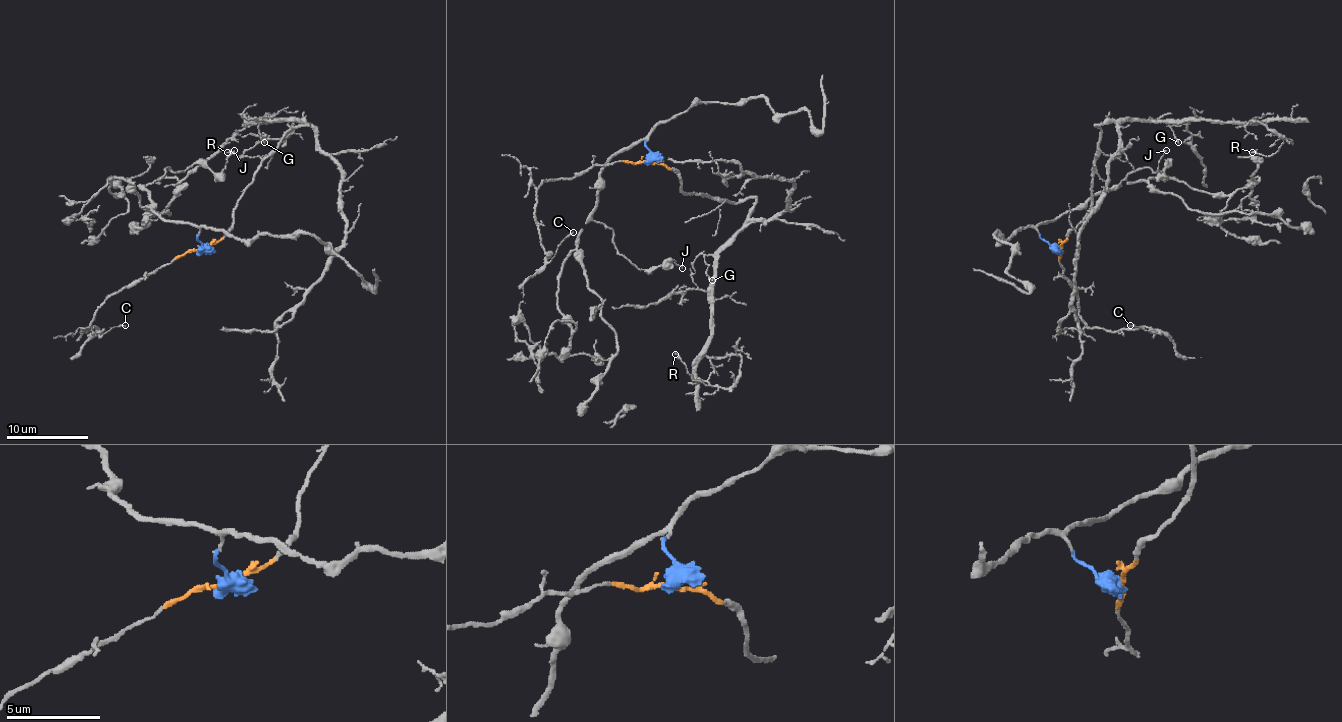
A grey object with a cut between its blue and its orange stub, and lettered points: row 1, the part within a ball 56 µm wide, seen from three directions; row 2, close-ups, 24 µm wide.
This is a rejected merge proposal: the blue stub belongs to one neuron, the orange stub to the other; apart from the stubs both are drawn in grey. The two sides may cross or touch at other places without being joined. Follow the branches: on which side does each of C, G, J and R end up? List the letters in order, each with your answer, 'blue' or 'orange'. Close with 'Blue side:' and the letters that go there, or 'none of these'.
C: orange
G: orange
J: blue
R: orange
Blue side: J

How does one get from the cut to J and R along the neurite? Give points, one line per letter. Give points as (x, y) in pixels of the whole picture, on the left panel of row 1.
J: (200, 249), (200, 230), (167, 222), (145, 185), (167, 167), (206, 163), (218, 173), (234, 151)
R: (200, 249), (232, 226), (261, 161), (308, 124), (257, 120), (293, 122), (279, 139), (226, 153)

